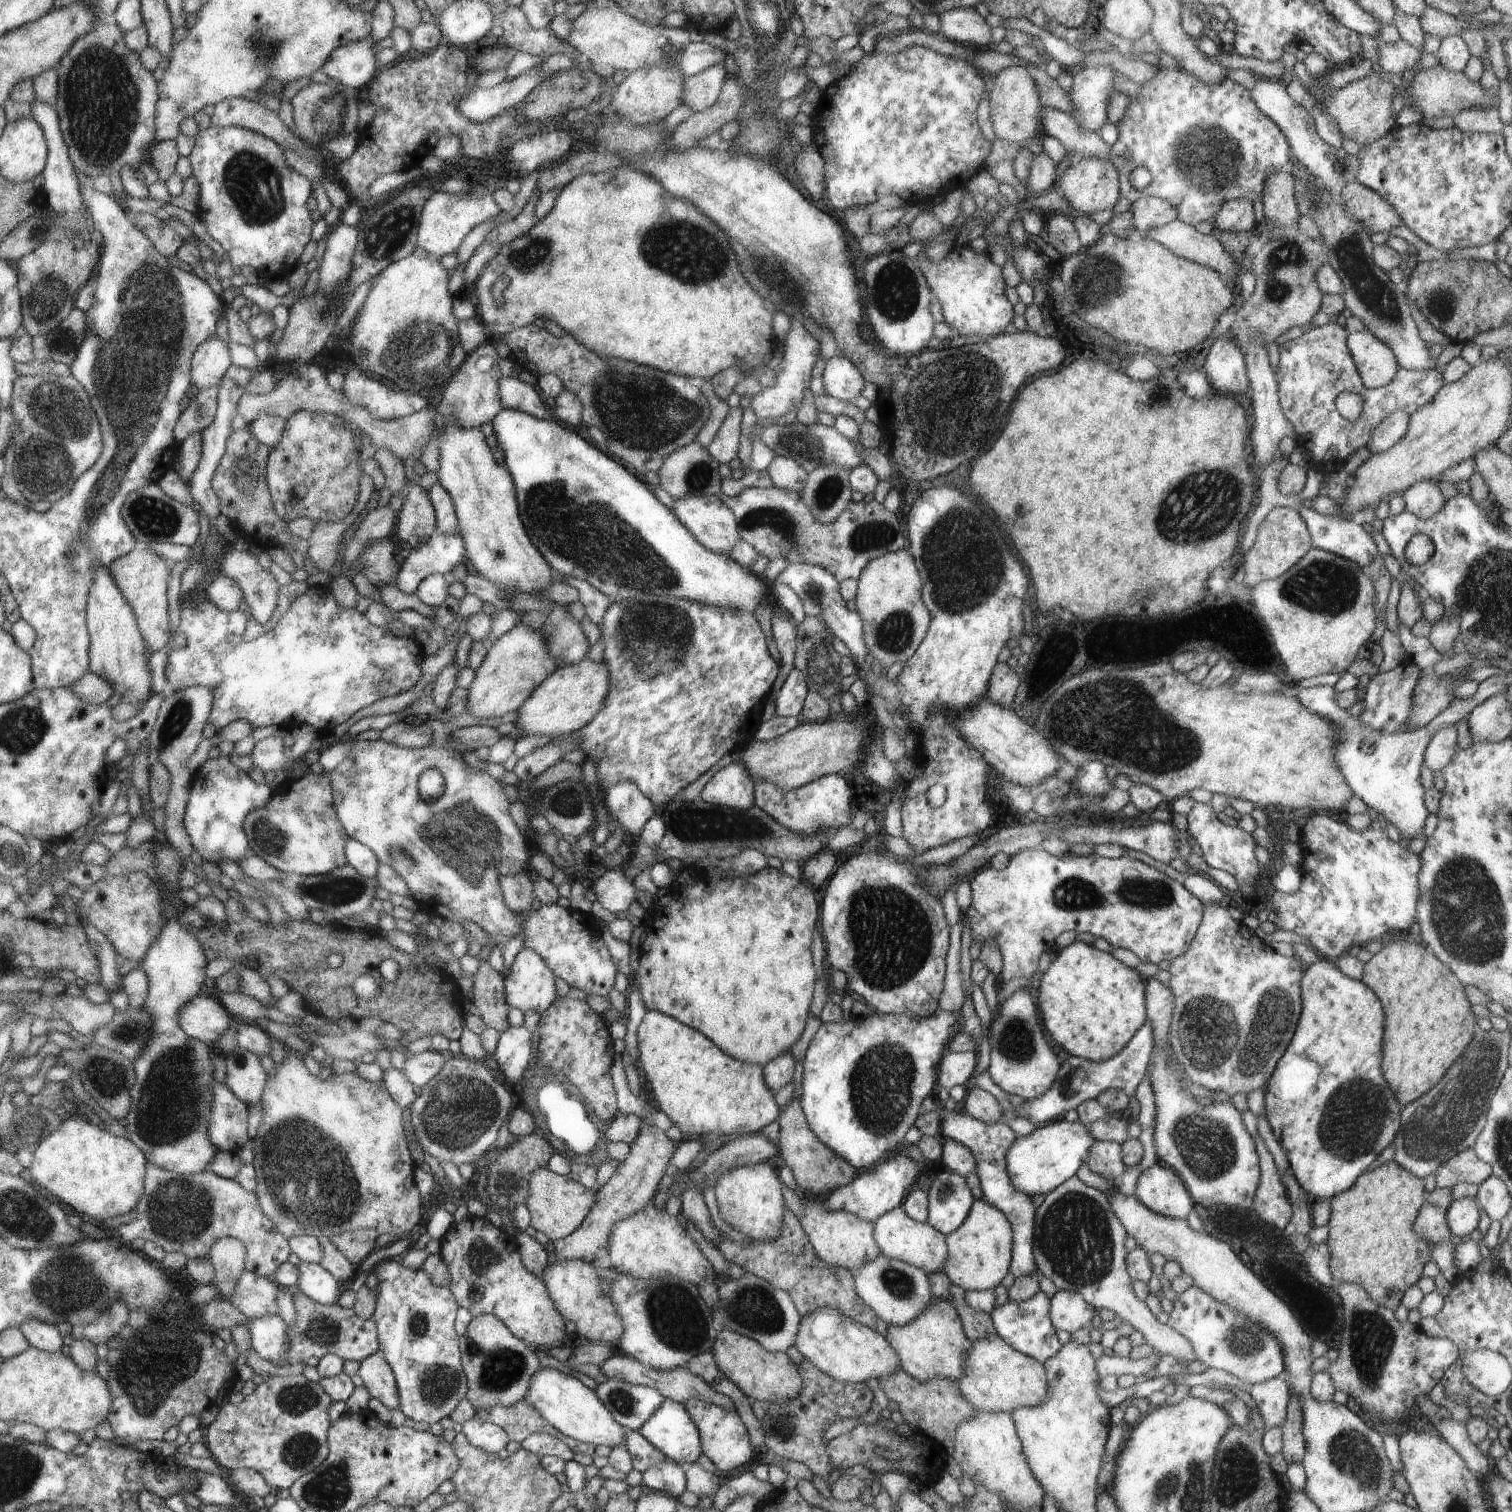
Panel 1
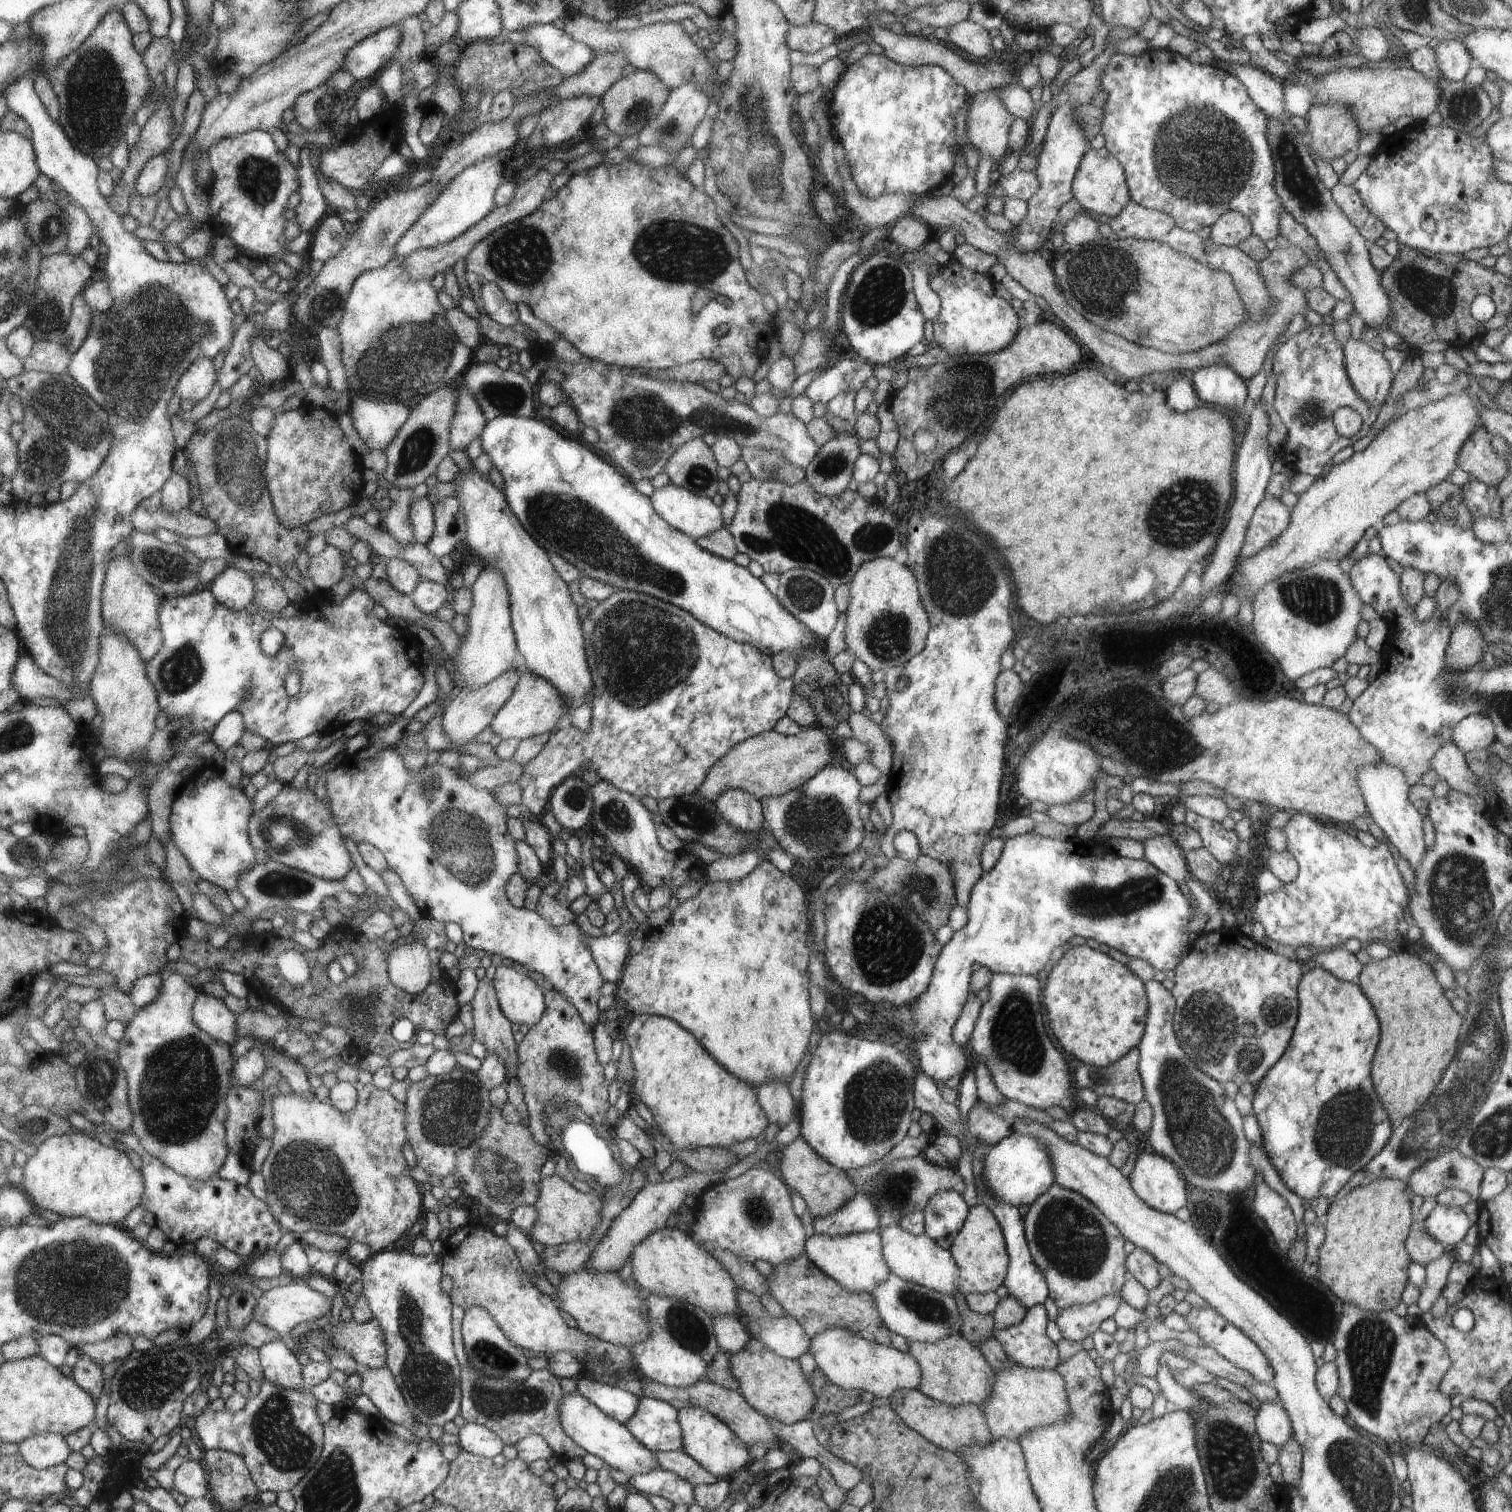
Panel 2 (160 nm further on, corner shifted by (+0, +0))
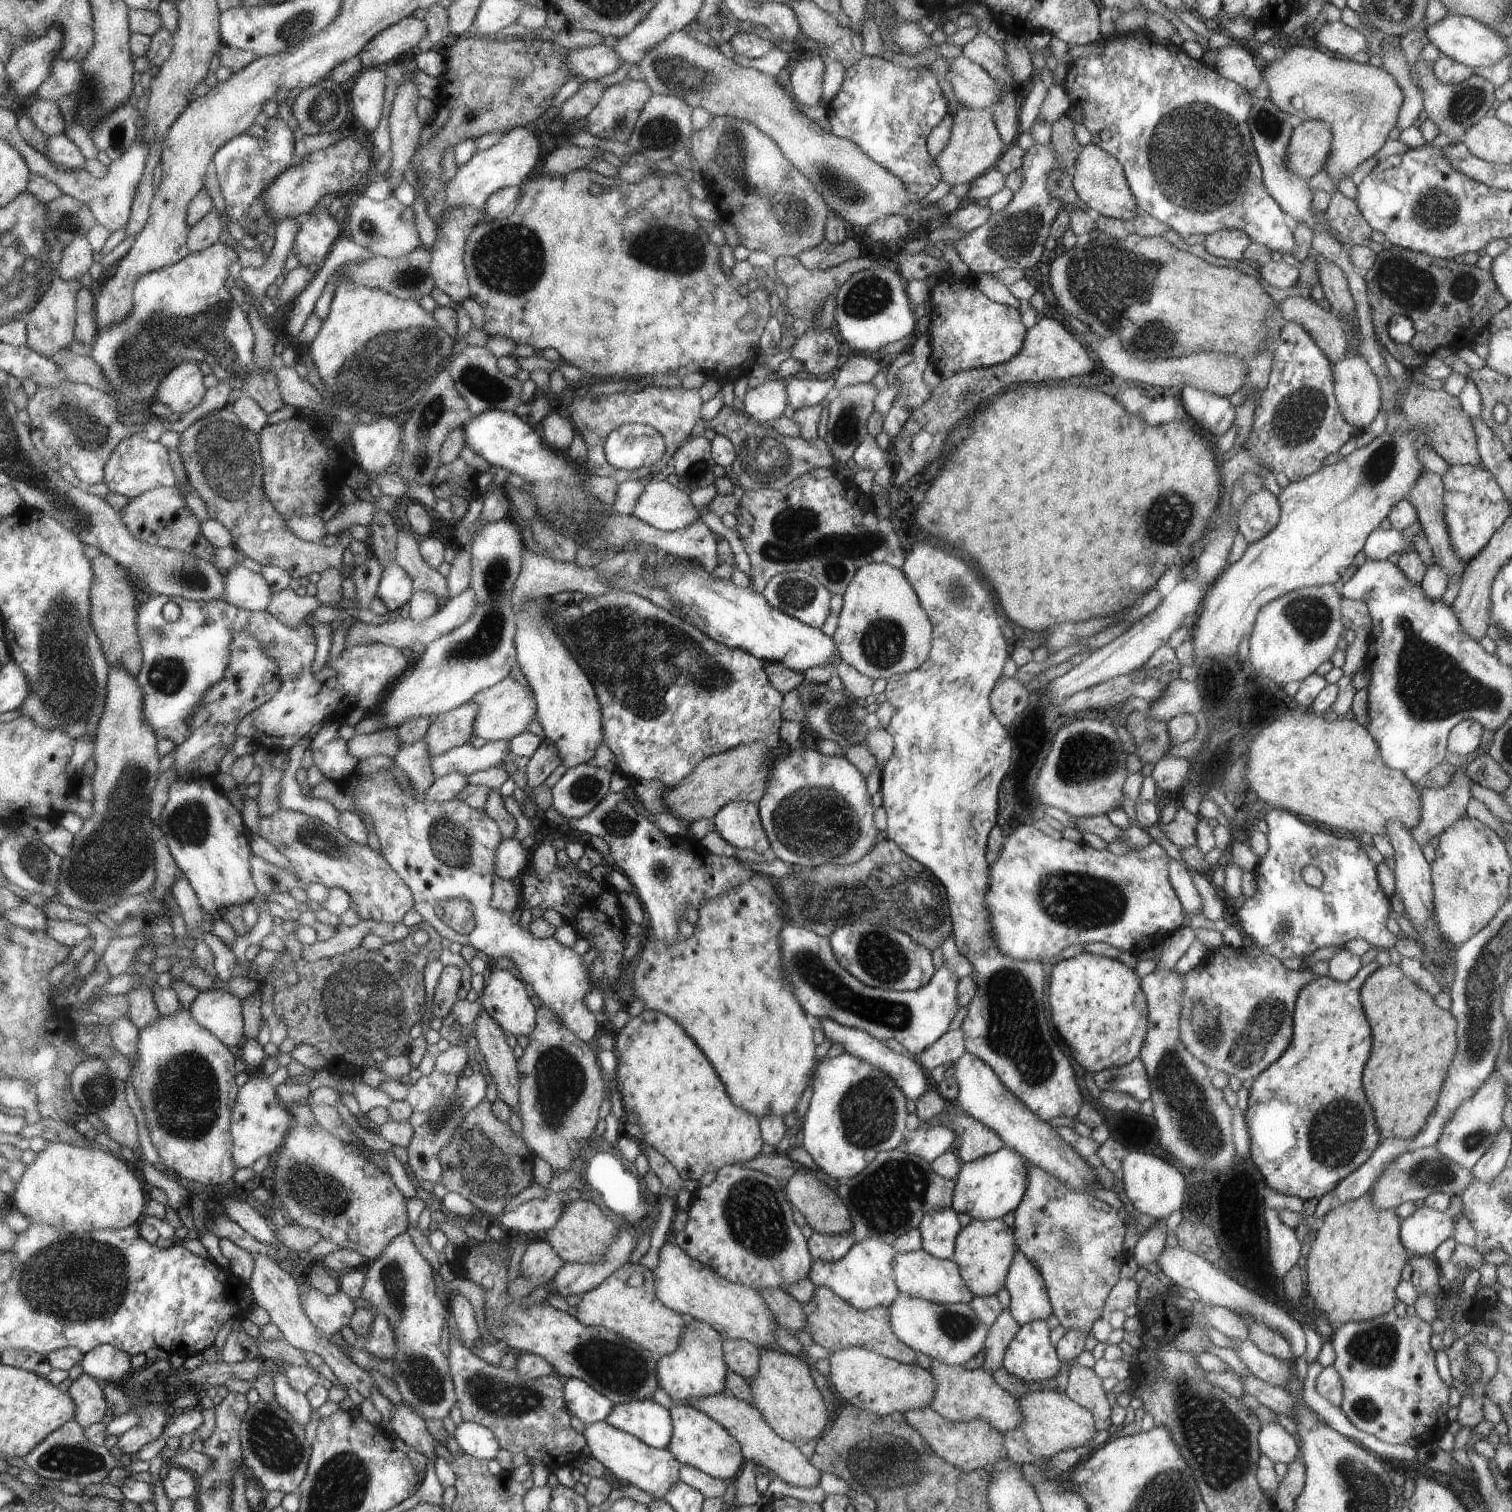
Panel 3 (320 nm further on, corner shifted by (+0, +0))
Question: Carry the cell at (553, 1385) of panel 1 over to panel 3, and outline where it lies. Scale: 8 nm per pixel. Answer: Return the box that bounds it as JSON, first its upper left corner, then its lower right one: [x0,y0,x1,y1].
[582,1422,681,1499]

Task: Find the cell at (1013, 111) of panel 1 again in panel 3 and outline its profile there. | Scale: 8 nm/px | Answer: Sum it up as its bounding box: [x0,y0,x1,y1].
[933,107,1008,187]

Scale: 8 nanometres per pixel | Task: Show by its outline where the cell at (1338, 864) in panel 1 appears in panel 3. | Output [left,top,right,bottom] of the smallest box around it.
[1236,807,1399,961]

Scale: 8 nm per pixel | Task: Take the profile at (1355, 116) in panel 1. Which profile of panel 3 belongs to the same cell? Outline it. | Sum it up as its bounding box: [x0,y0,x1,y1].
[1286,120,1332,179]

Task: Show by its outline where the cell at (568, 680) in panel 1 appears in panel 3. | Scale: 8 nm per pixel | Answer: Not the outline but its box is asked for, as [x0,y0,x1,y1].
[470,676,537,740]

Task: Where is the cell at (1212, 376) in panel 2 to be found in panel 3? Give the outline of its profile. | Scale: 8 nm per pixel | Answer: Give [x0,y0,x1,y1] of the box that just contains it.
[1179,385,1236,441]

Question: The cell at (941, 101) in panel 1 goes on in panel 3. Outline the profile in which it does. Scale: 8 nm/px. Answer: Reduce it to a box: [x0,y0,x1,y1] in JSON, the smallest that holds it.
[827,55,949,198]

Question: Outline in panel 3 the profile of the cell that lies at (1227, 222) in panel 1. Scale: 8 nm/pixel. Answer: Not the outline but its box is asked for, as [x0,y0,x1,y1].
[1203,229,1250,262]

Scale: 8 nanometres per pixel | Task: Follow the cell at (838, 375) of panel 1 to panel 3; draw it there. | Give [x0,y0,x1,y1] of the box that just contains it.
[785,376,836,409]

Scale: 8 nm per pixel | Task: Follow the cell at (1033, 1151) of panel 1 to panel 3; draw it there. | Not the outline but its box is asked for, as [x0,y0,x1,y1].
[952,1148,1028,1220]

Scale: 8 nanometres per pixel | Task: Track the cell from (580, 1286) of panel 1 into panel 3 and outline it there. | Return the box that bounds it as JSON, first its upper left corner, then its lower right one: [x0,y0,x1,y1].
[575,1263,689,1356]

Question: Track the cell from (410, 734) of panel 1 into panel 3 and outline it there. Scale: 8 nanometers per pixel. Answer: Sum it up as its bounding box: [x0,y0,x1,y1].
[393,738,434,794]

